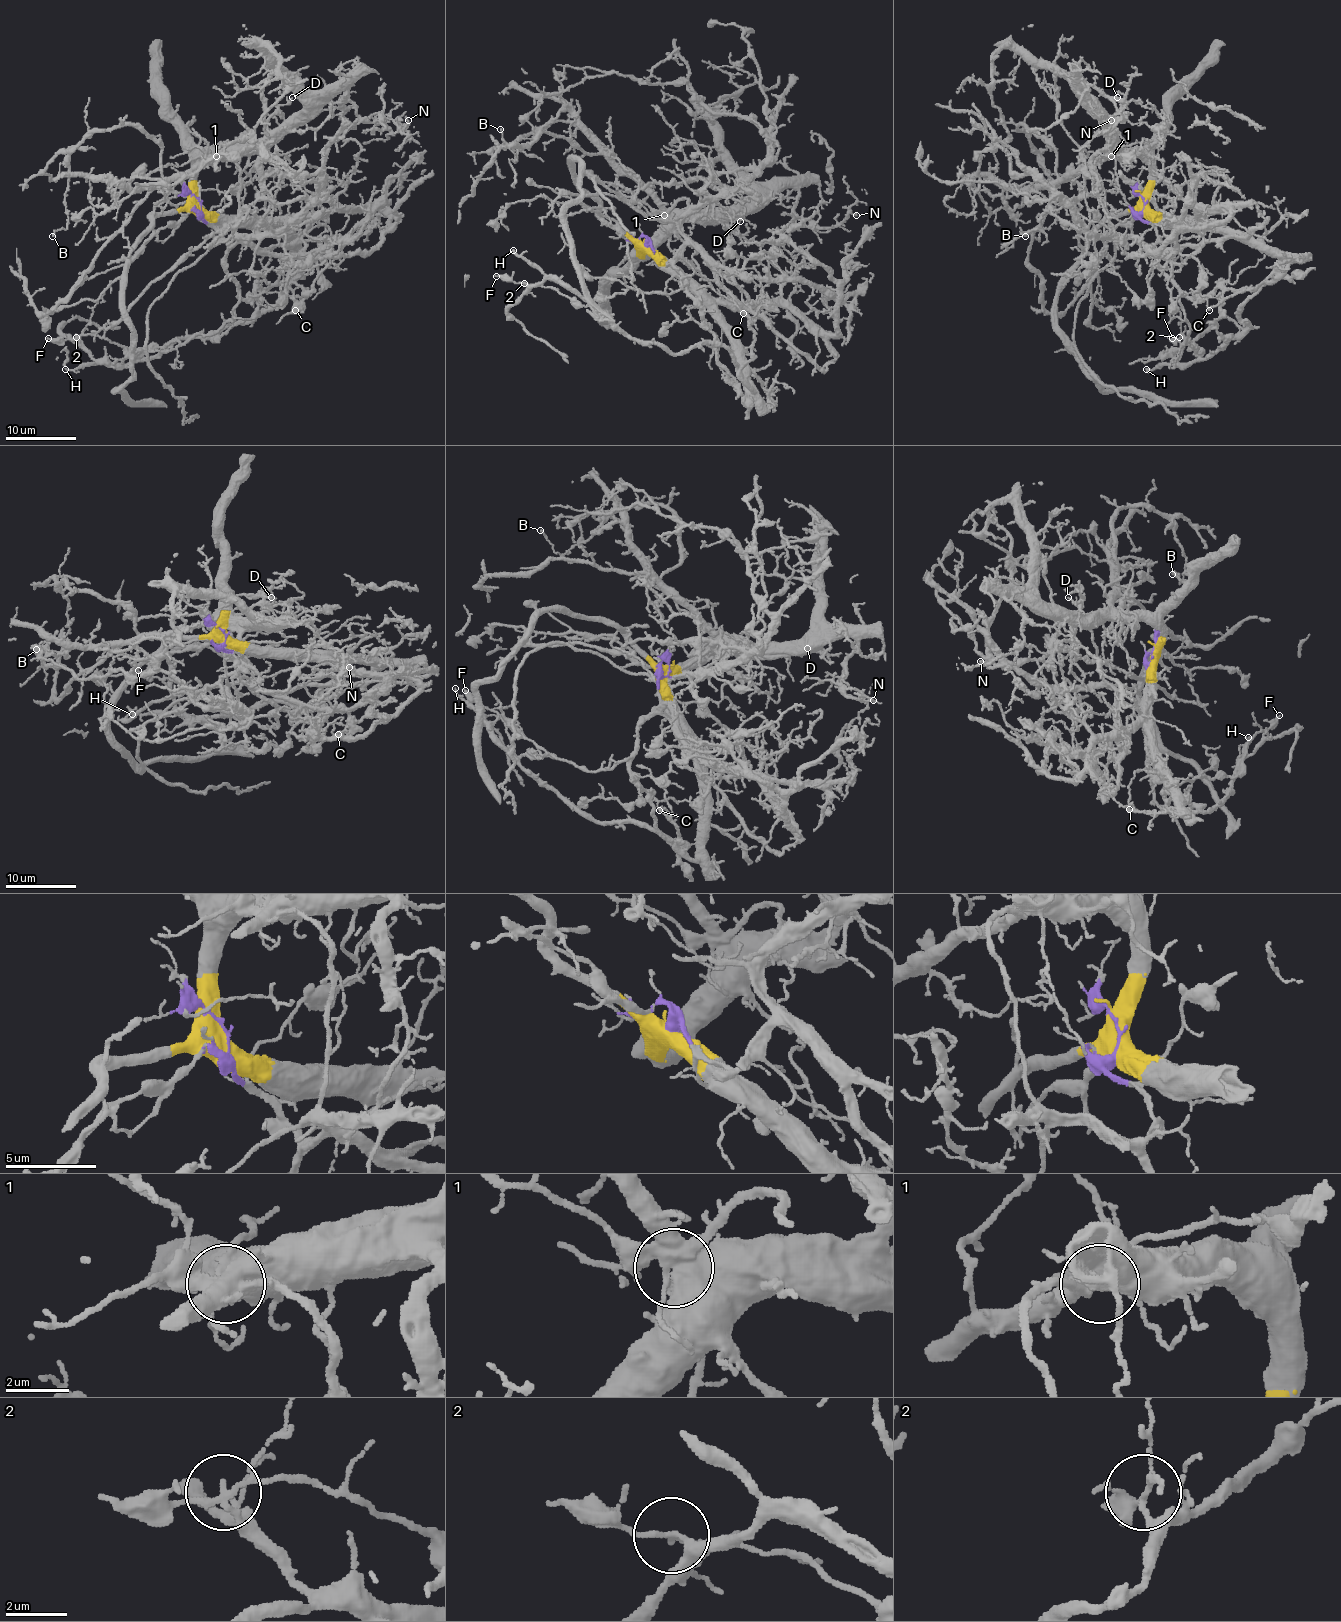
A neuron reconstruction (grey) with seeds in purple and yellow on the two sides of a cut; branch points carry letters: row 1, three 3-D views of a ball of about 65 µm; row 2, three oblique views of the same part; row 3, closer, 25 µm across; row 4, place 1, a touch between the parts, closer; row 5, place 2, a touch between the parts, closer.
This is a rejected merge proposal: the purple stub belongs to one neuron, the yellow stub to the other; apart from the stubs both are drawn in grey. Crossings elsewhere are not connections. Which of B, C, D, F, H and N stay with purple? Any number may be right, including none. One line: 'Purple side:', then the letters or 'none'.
Purple side: F

